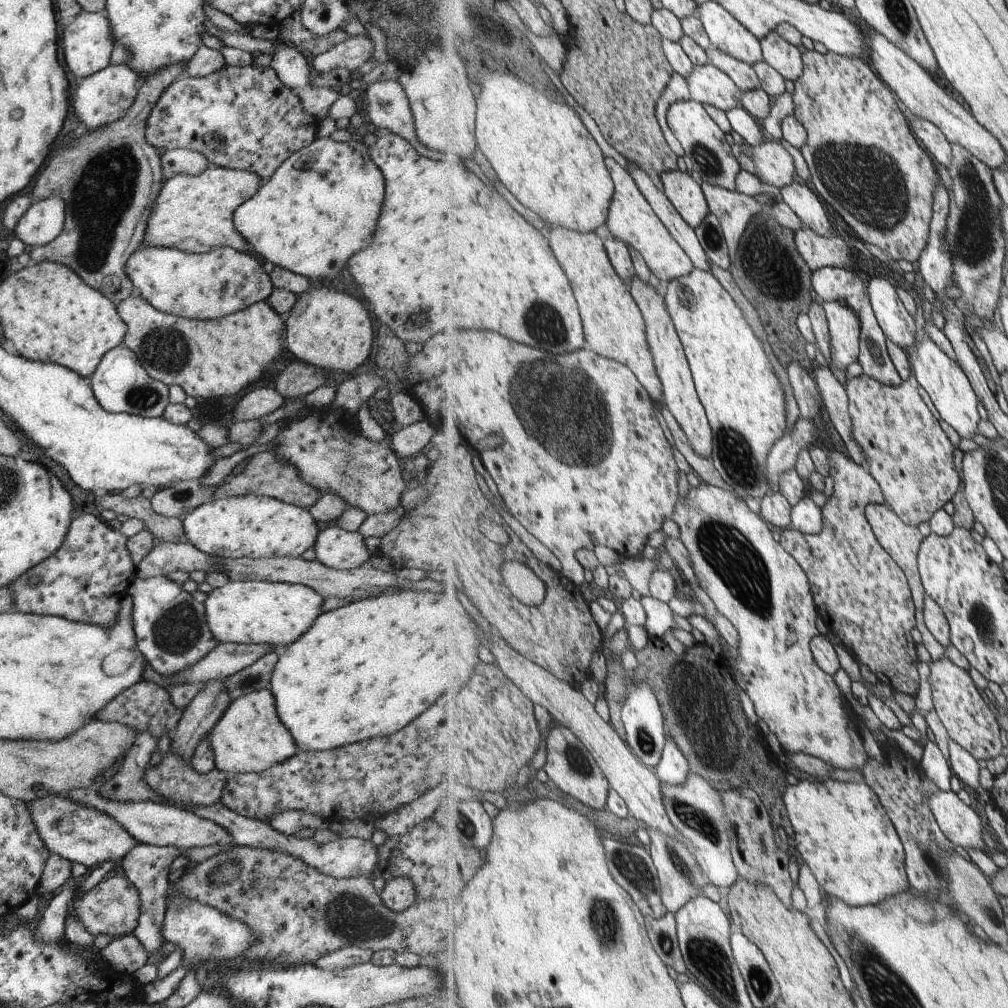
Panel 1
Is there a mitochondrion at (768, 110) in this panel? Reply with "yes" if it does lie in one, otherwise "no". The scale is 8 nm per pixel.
no

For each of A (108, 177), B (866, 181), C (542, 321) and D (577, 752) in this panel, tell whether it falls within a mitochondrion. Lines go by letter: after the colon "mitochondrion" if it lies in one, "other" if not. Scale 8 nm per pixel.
A: mitochondrion
B: mitochondrion
C: mitochondrion
D: mitochondrion

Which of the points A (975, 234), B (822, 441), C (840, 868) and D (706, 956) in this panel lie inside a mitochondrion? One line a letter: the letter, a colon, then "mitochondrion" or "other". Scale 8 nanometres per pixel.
A: mitochondrion
B: other
C: other
D: mitochondrion

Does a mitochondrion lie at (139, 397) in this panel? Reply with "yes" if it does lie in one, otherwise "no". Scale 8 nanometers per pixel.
yes

